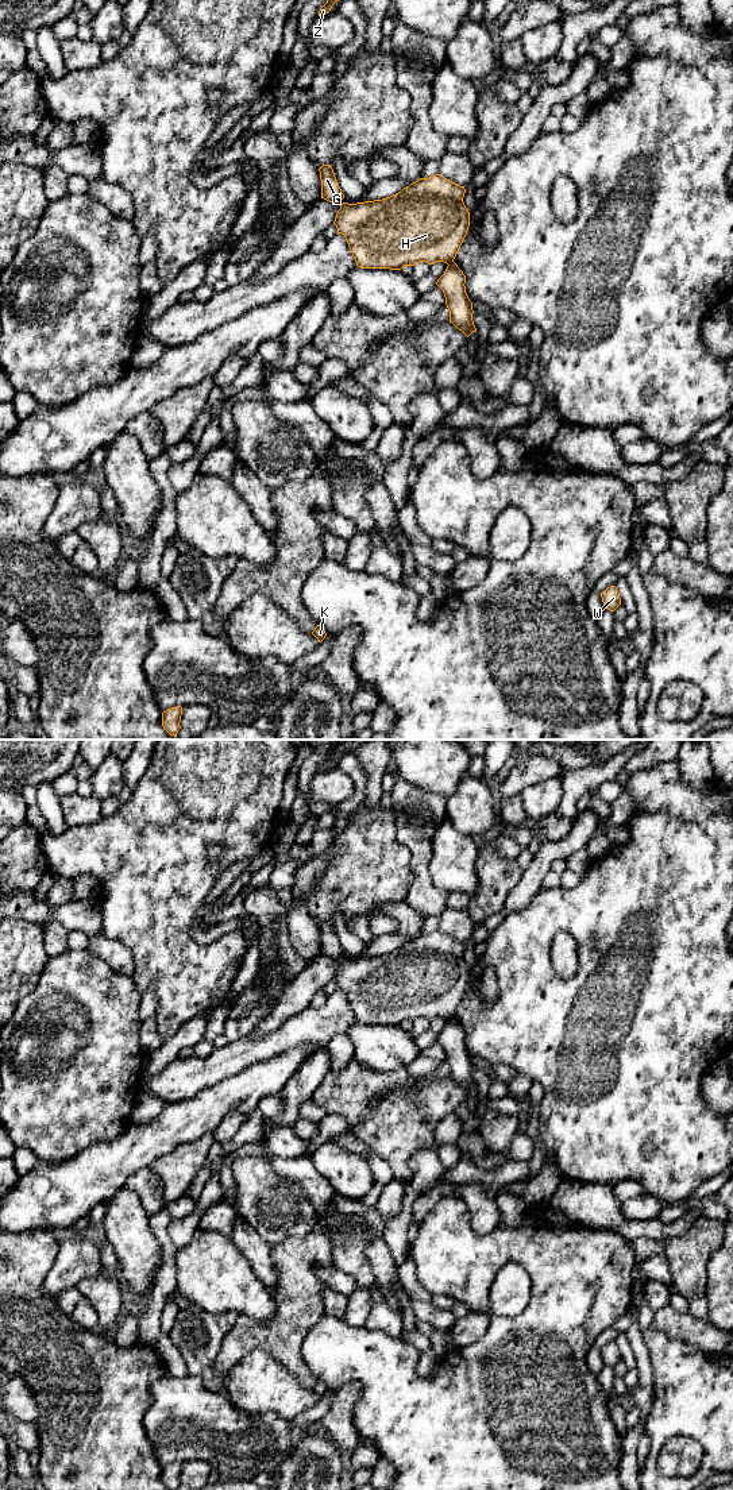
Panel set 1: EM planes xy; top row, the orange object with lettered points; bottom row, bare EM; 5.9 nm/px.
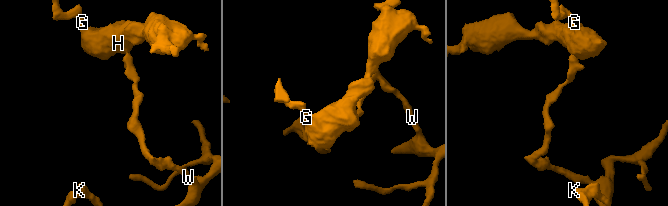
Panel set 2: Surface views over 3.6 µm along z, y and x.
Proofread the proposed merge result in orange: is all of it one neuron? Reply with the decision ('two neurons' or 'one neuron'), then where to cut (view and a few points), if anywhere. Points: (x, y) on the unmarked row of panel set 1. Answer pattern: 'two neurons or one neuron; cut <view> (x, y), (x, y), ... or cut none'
two neurons; cut xy (452, 1016), (448, 1021)

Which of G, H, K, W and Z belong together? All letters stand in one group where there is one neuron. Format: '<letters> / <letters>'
G H Z / K W

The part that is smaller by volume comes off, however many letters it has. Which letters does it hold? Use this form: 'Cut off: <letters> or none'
Cut off: K, W

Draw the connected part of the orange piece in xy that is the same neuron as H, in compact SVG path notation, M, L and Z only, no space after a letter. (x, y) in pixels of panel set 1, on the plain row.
M440 930L418 937L401 947L374 957L343 958L333 980L342 989L358 1023L401 1026L418 1018L452 1019L470 983L463 958L466 945Z

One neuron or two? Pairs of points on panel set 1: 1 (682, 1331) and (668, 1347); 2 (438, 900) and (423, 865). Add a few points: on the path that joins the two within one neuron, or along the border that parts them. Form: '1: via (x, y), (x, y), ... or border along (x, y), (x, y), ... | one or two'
1: border along (652, 1324), (666, 1334), (685, 1339), (705, 1351) | two
2: via (429, 892), (423, 886), (423, 873) | one

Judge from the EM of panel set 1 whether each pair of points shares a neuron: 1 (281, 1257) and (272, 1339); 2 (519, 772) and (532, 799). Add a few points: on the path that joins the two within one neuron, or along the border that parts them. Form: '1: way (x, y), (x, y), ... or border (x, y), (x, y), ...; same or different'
1: way (289, 1277), (289, 1319); same
2: border (556, 776), (527, 786), (519, 794); different

